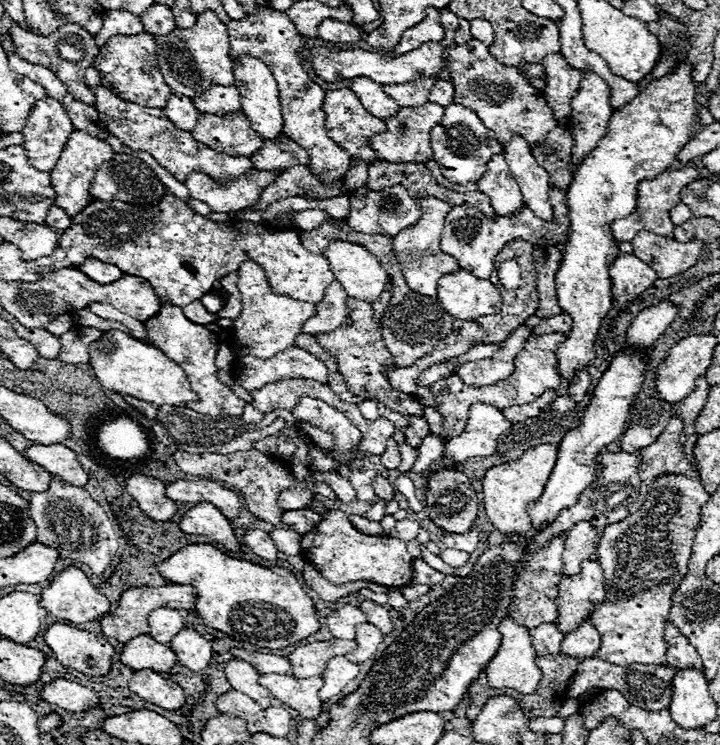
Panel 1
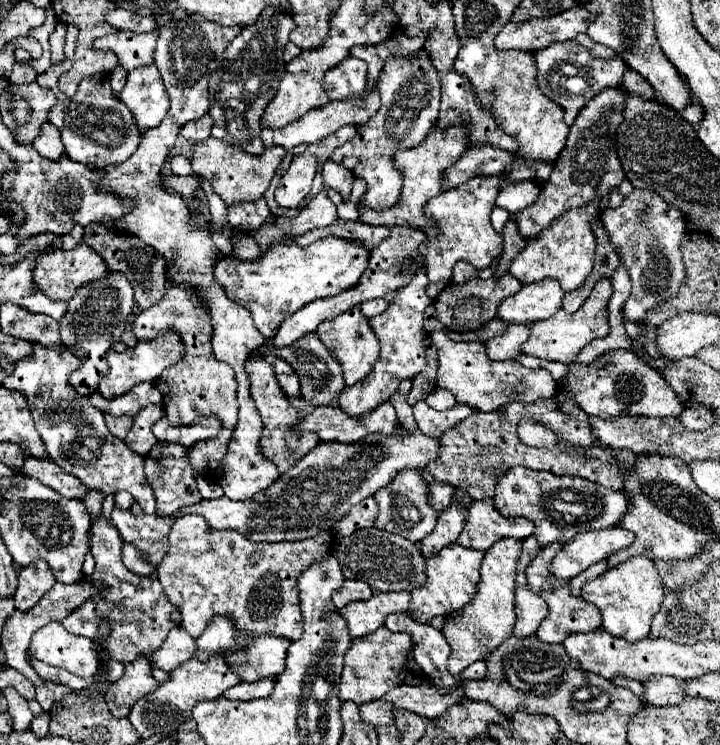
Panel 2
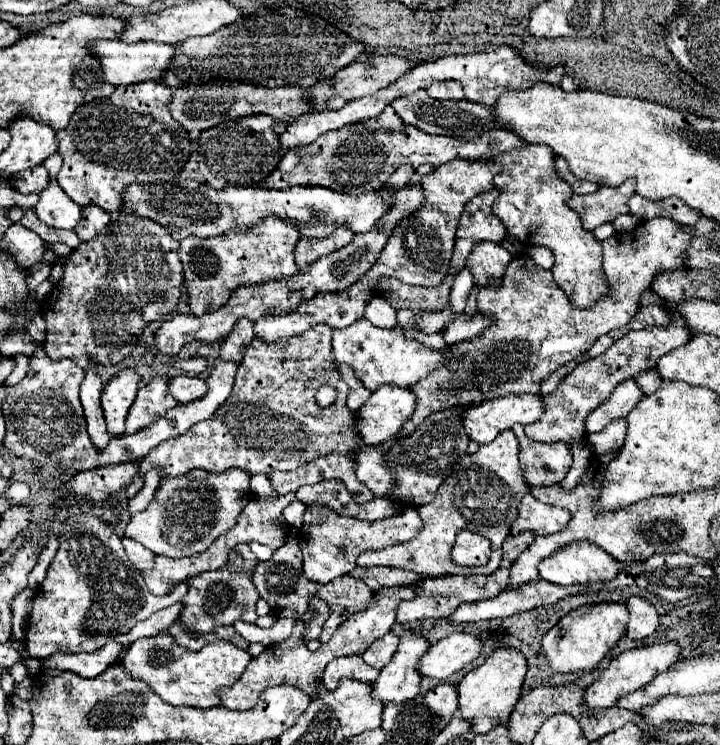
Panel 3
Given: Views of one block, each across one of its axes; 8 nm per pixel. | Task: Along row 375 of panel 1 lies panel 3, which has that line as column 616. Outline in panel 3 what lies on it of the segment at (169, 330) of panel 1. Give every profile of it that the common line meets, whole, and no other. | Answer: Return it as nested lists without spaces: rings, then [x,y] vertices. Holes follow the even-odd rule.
[[[626,180],[616,188],[600,186],[594,194],[574,194],[568,204],[580,214],[584,230],[594,230],[604,222],[612,222],[620,214],[628,214],[628,198],[634,194],[636,180]]]

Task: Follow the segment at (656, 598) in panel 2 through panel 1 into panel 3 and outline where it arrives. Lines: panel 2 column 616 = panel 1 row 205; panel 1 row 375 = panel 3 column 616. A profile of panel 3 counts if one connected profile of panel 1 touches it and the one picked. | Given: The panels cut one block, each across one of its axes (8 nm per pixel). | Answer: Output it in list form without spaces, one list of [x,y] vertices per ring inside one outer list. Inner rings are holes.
[[[570,544],[538,564],[540,578],[560,586],[608,582],[620,572],[620,562],[594,544]]]

